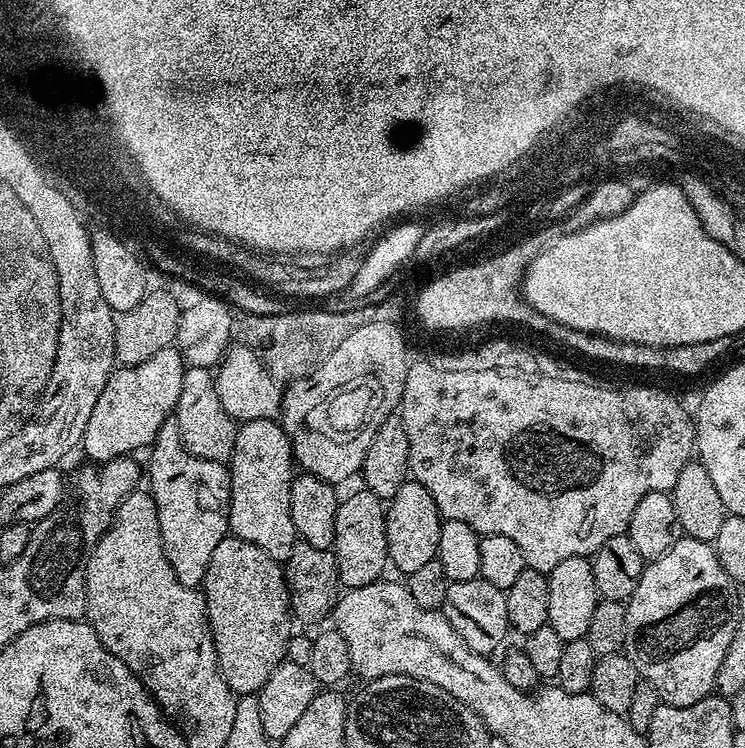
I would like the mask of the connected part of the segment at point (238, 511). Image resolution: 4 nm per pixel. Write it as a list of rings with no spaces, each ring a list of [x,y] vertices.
[[[245,420],[237,427],[234,454],[230,461],[232,477],[232,501],[228,511],[228,527],[231,535],[242,538],[258,550],[266,550],[270,558],[286,562],[290,558],[290,550],[298,543],[294,530],[294,518],[290,518],[290,490],[294,479],[294,457],[292,444],[284,432],[284,425],[276,420]]]

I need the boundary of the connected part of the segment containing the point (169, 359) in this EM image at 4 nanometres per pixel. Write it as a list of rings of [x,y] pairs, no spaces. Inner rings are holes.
[[[175,347],[163,348],[141,364],[120,366],[112,373],[106,382],[102,394],[98,394],[98,402],[94,402],[94,410],[90,410],[90,418],[86,422],[86,430],[82,441],[82,449],[89,456],[89,461],[103,462],[117,460],[120,456],[132,454],[135,448],[147,449],[160,428],[176,411],[178,394],[182,394],[182,378],[186,365]]]

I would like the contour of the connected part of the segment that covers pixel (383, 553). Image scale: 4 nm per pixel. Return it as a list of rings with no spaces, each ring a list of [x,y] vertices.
[[[367,490],[352,492],[341,499],[334,522],[334,555],[340,583],[345,589],[374,584],[389,567],[386,542],[386,504]]]

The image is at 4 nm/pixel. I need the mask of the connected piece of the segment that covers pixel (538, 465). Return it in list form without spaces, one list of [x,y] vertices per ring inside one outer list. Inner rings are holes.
[[[492,340],[469,352],[444,352],[441,356],[428,356],[425,360],[413,359],[408,366],[398,415],[406,426],[406,442],[410,442],[408,470],[411,479],[430,490],[441,517],[466,522],[466,526],[481,536],[503,534],[506,538],[514,538],[528,567],[545,574],[552,572],[554,566],[566,558],[591,557],[602,542],[606,542],[606,538],[625,535],[634,506],[638,506],[638,502],[651,492],[671,493],[674,482],[678,482],[678,474],[682,474],[684,467],[693,459],[696,447],[693,417],[670,393],[660,388],[607,388],[604,384],[591,384],[580,376],[567,380],[552,368],[540,368],[540,360],[534,353],[508,340]]]

